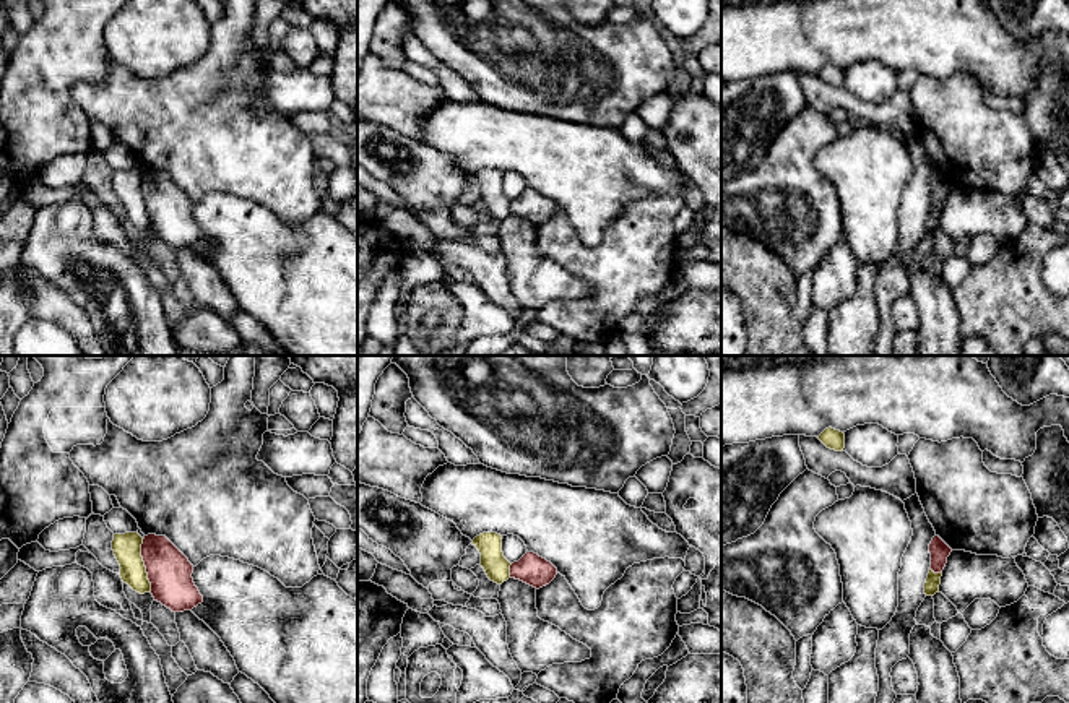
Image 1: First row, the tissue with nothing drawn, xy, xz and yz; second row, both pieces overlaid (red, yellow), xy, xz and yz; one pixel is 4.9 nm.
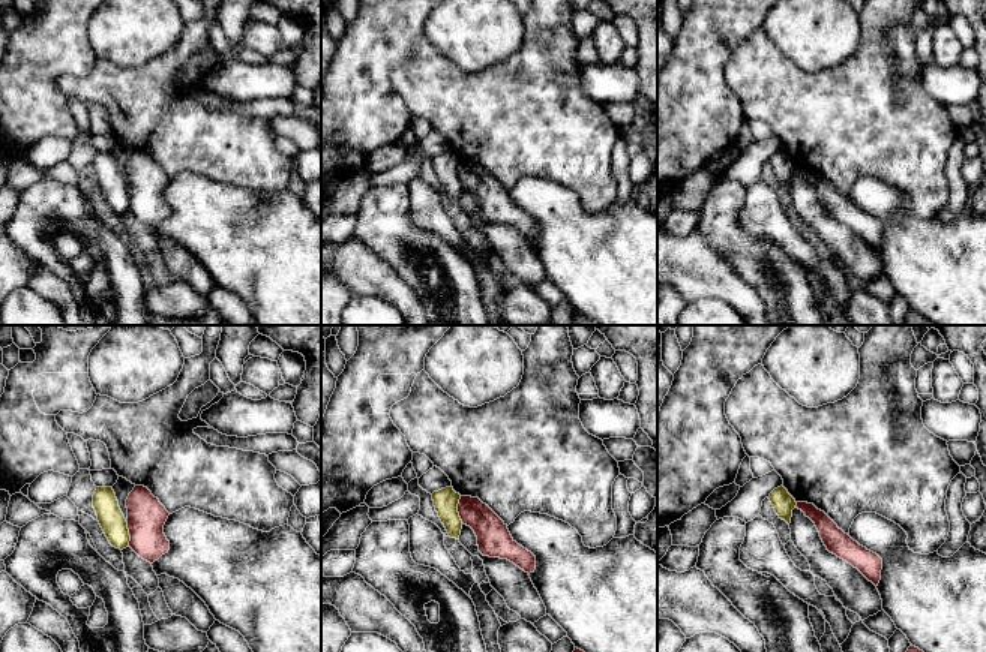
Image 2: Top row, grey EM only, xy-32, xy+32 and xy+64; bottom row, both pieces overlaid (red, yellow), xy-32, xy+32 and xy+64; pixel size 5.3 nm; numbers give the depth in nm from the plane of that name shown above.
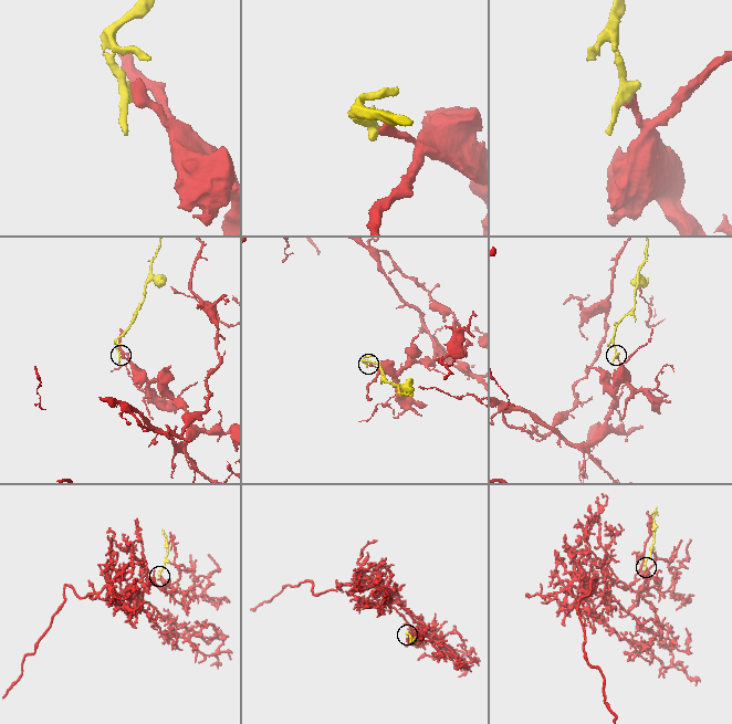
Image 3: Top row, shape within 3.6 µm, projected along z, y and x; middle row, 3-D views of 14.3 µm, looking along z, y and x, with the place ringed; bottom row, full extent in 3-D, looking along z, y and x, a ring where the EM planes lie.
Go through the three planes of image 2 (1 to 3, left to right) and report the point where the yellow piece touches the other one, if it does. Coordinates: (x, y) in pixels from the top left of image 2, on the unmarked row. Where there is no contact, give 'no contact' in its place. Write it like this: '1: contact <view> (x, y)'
1: contact xy-32 (129, 198)
2: contact xy+32 (458, 174)
3: contact xy+64 (797, 168)

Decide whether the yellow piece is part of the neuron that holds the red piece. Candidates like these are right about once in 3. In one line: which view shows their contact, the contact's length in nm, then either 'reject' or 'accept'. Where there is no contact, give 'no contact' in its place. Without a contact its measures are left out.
meets red in xy; contact 260 nm long; reject

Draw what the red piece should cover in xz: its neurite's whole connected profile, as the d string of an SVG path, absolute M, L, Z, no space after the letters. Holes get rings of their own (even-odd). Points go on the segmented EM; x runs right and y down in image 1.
M528 552L510 565L510 578L520 580L536 589L549 584L557 575L557 568L534 552Z

